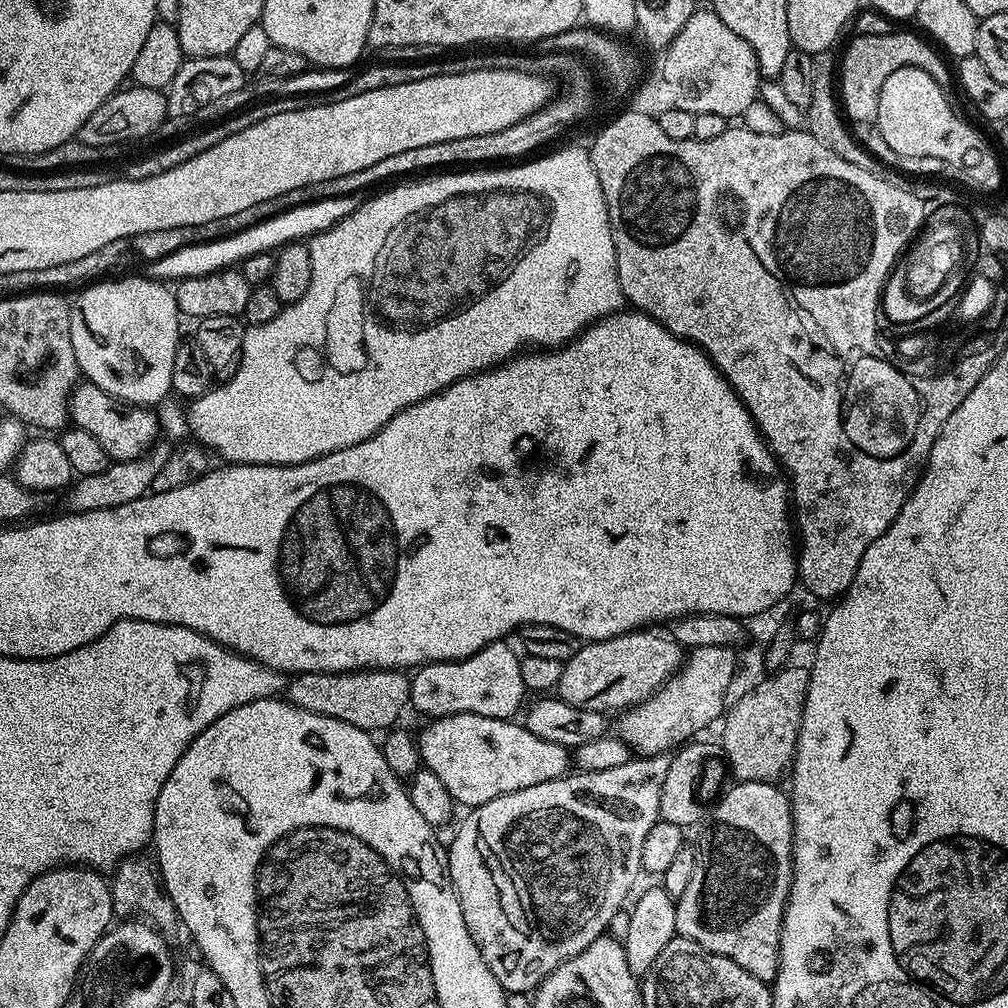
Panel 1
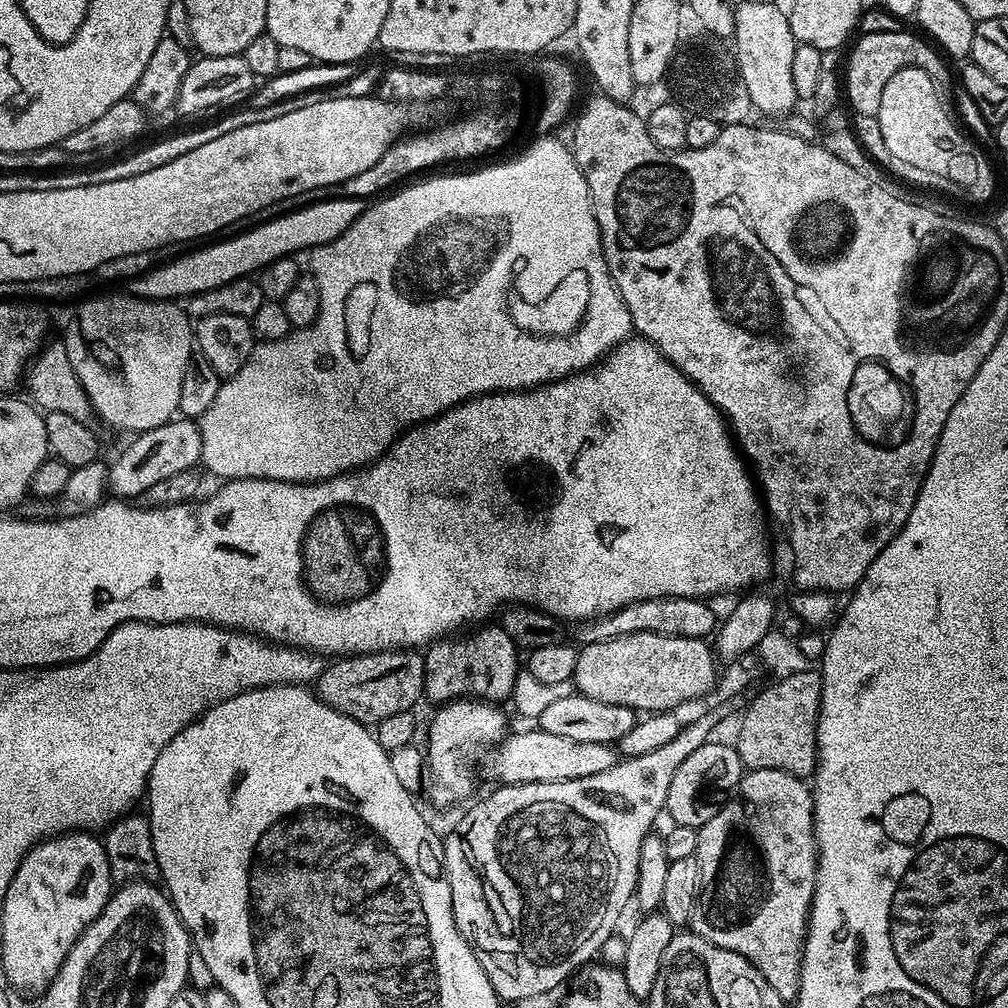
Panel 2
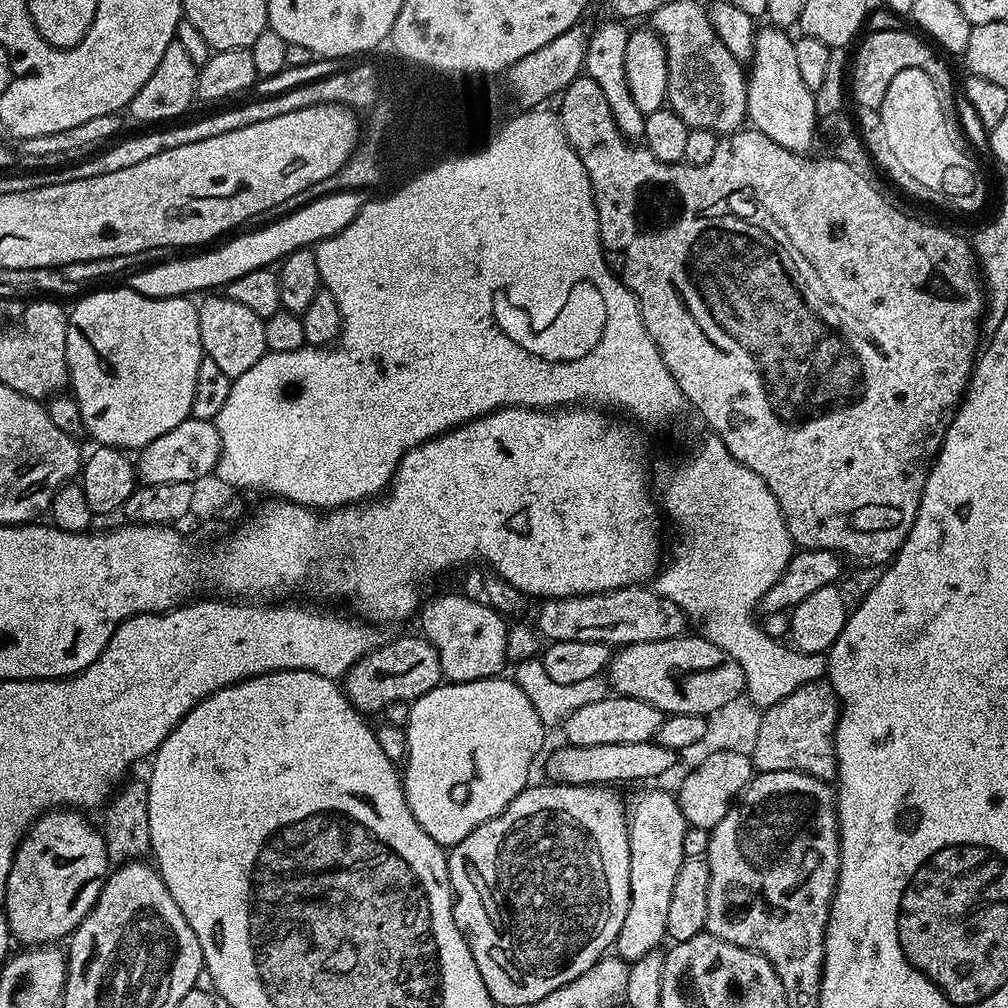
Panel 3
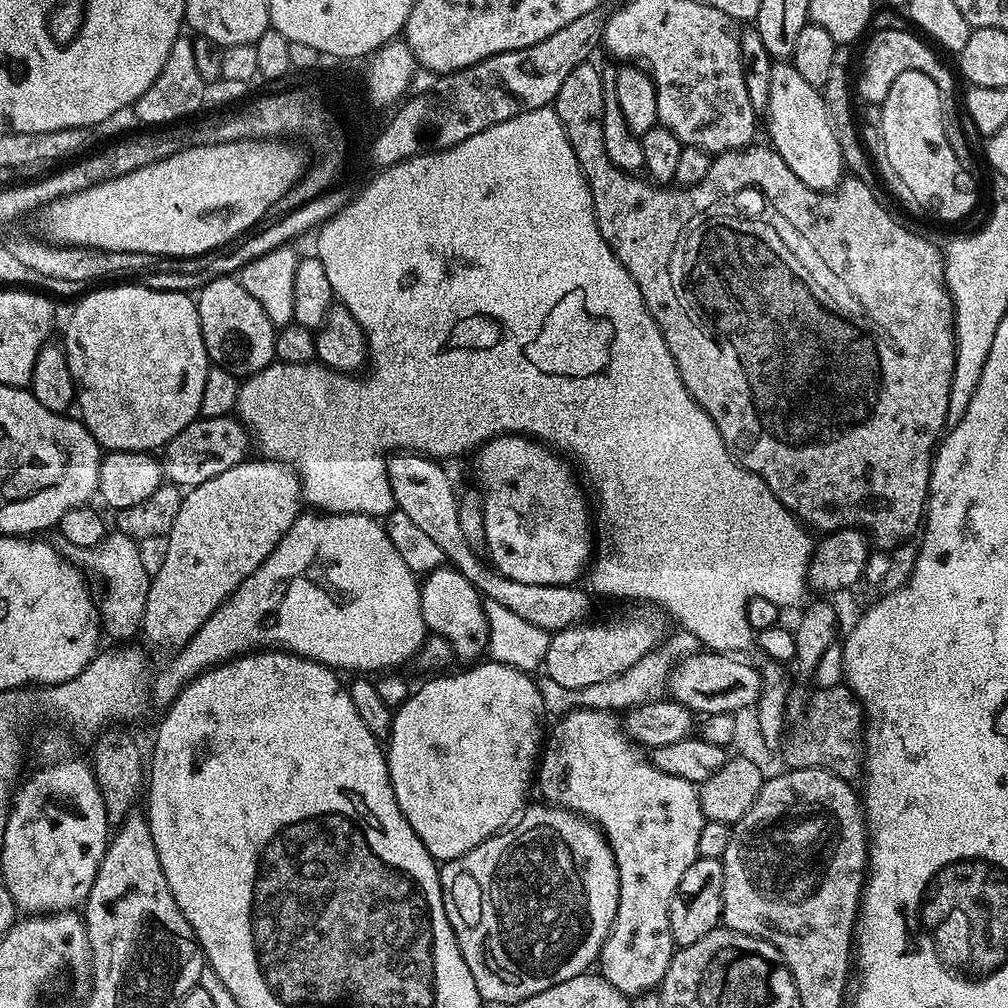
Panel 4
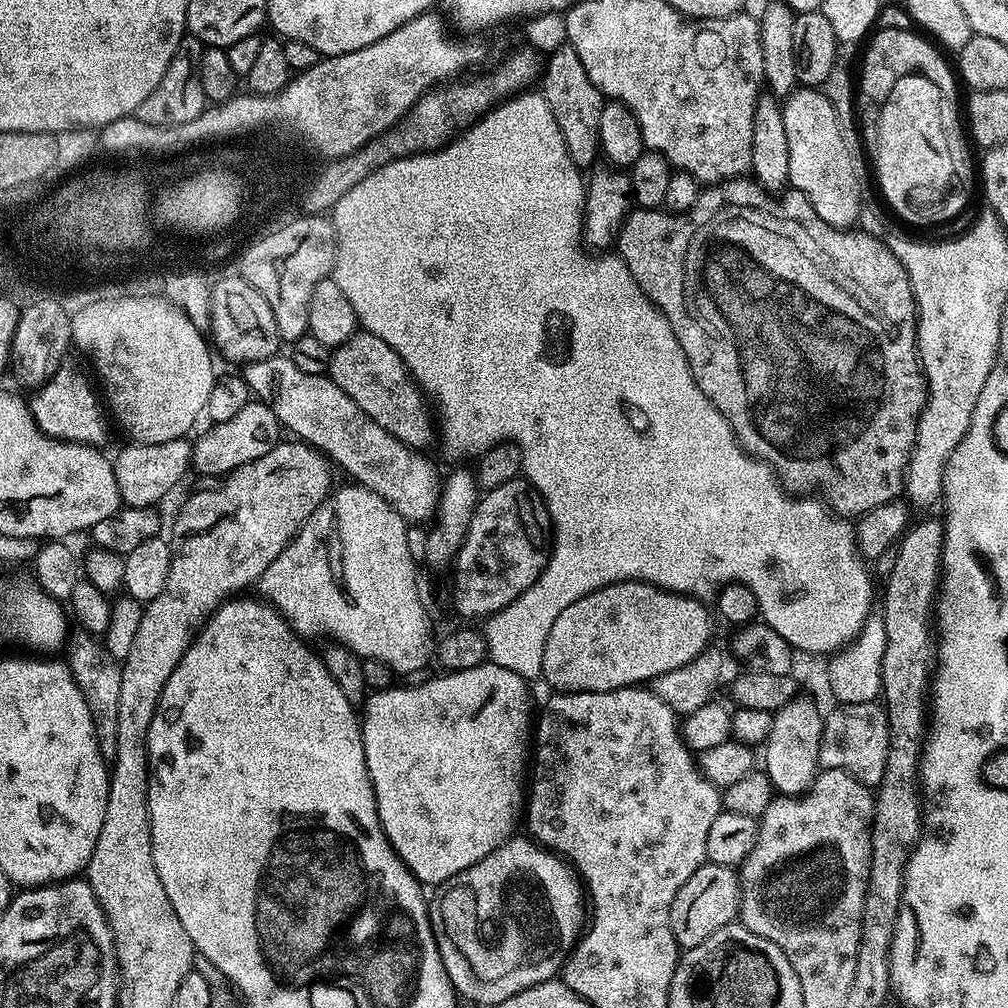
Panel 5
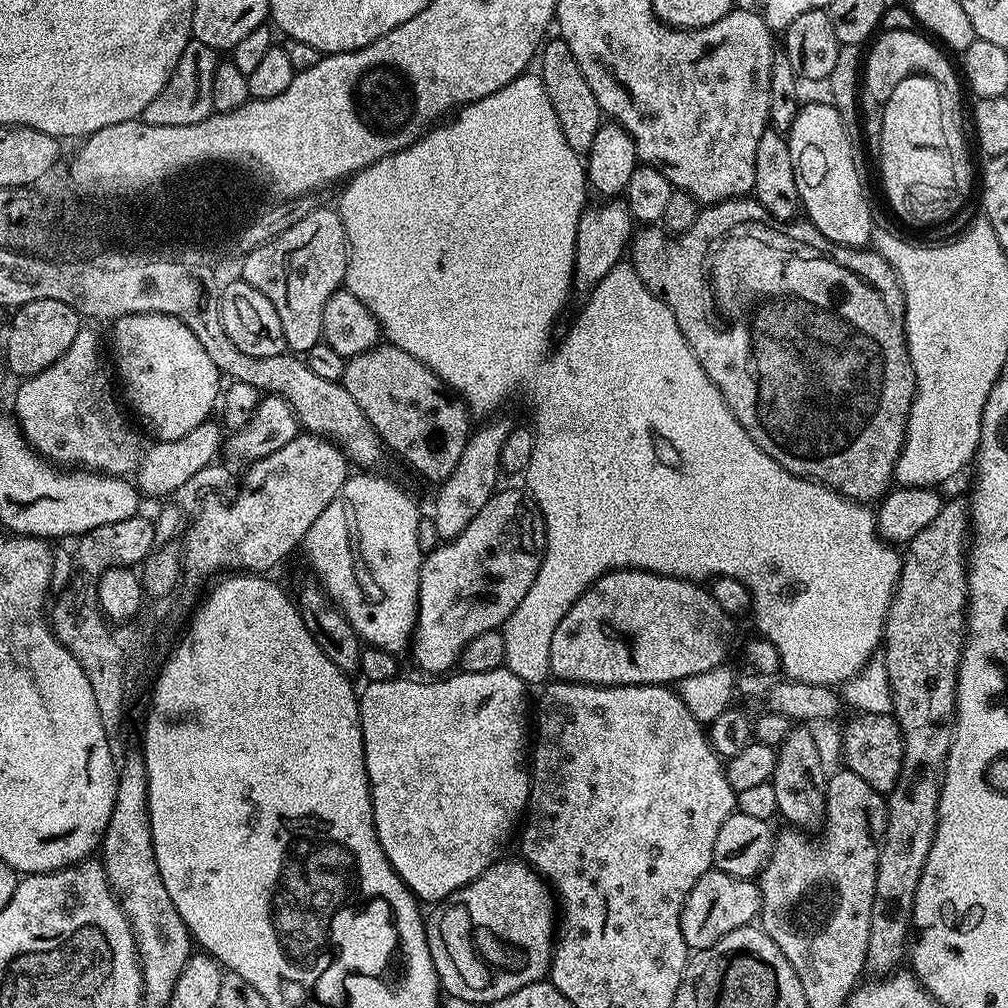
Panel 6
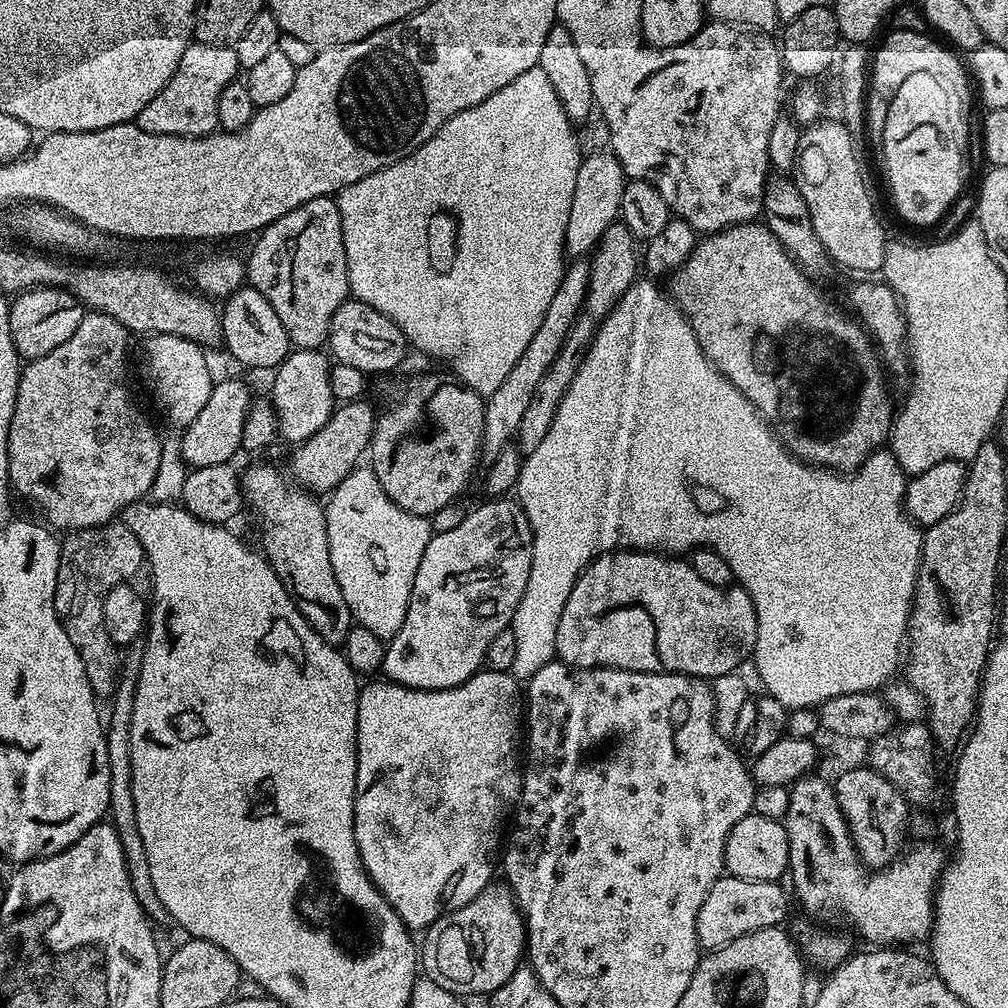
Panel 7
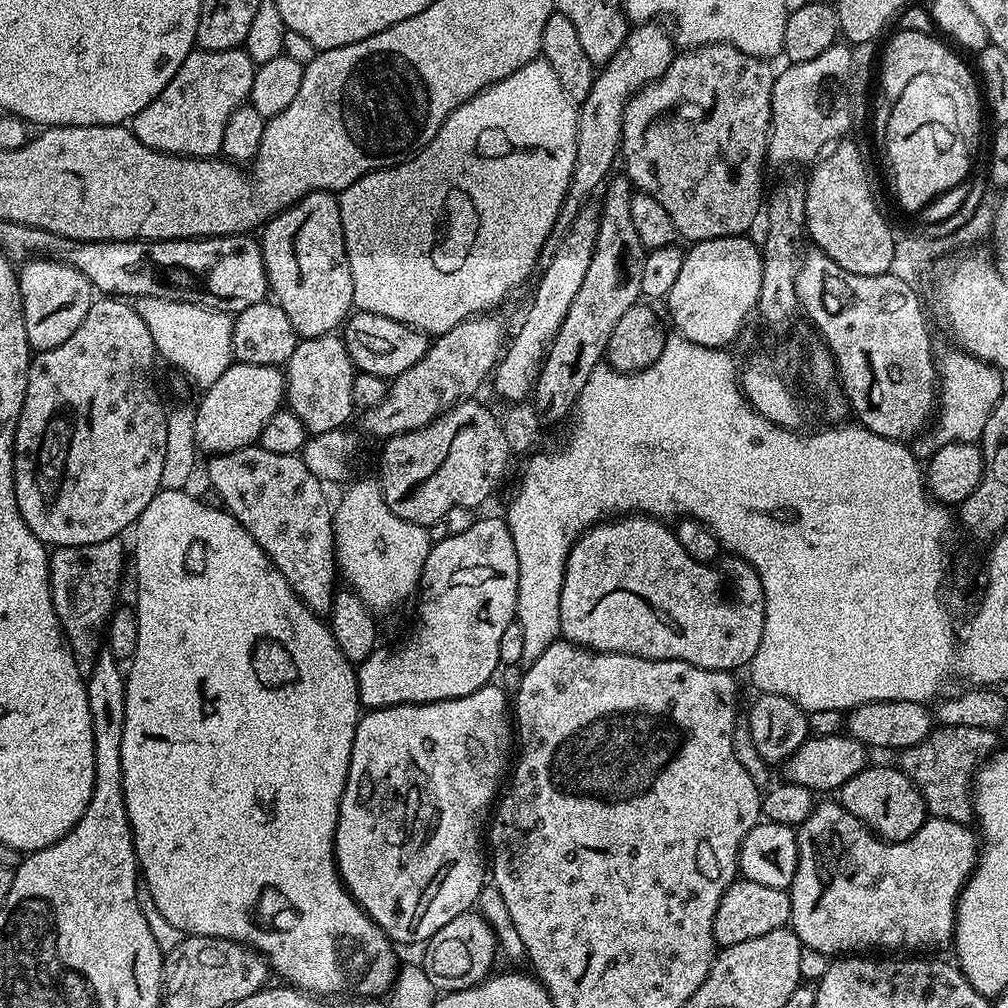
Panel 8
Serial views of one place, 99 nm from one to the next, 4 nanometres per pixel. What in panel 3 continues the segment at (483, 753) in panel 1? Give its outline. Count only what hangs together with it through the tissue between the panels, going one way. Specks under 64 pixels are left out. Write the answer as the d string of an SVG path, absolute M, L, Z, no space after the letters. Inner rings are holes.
M653 741L618 742L610 746L586 746L579 748L573 744L556 748L547 753L548 761L544 772L553 784L603 784L616 786L632 784L635 780L656 780L664 776L678 763L678 754L666 746Z

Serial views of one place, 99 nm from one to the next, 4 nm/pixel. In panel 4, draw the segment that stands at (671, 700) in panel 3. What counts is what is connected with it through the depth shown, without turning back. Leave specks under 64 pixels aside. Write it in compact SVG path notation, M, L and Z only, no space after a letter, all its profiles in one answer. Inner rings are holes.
M701 650L685 660L680 660L668 675L666 692L671 699L689 708L693 714L735 714L743 708L752 708L760 697L762 676L740 658L732 654Z

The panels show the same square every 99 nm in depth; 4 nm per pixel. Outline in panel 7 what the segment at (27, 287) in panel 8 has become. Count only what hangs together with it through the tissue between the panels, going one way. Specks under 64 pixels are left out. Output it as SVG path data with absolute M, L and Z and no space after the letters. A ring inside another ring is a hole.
M37 287L22 291L11 301L8 309L10 318L10 334L14 340L16 352L25 361L42 358L42 354L50 354L54 346L62 346L74 330L78 330L78 322L82 322L85 309L71 293L62 288Z

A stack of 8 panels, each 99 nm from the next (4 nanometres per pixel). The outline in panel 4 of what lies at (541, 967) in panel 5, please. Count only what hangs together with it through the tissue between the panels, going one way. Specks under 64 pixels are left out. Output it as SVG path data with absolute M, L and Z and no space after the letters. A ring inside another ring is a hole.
M539 803L525 807L511 826L440 868L446 918L484 1002L519 1002L589 971L597 963L618 910L618 866L604 833L569 808Z

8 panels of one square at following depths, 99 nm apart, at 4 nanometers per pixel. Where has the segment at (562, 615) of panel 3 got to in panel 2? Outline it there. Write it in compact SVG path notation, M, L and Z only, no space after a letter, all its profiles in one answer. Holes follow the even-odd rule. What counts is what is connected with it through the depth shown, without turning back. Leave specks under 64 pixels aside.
M663 596L657 600L643 600L634 602L617 612L611 612L608 616L599 616L596 620L585 620L577 623L576 636L581 645L594 642L606 642L610 638L618 638L626 634L638 634L639 632L653 632L654 634L666 634L678 638L698 638L703 640L711 637L717 631L718 619L712 613L711 603L697 598L678 598L677 596Z

